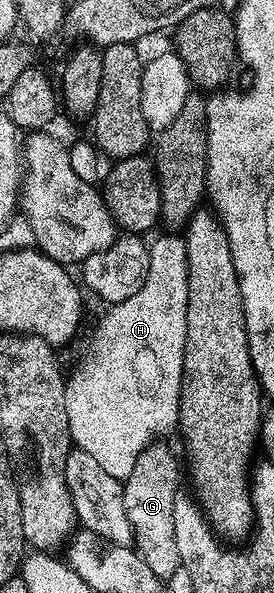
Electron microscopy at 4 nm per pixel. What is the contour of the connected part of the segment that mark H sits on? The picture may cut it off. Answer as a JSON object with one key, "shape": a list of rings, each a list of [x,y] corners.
{"shape":[[[165,233],[163,237],[152,240],[148,253],[148,271],[147,279],[143,283],[142,289],[132,297],[127,297],[126,301],[110,304],[105,310],[105,315],[100,319],[91,339],[89,351],[76,367],[73,375],[66,380],[64,397],[61,400],[63,407],[67,409],[68,429],[72,444],[80,451],[90,454],[92,458],[111,477],[124,480],[130,475],[135,467],[140,453],[142,453],[151,442],[165,437],[165,434],[176,430],[180,422],[181,414],[181,391],[182,391],[182,373],[183,357],[186,353],[186,335],[187,335],[187,301],[186,301],[186,245],[184,238],[173,233]]]}

